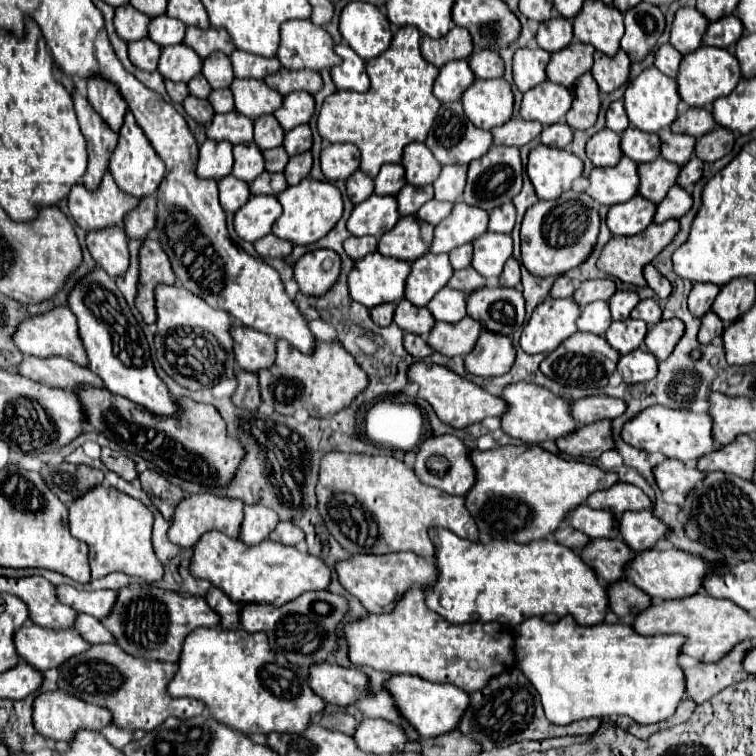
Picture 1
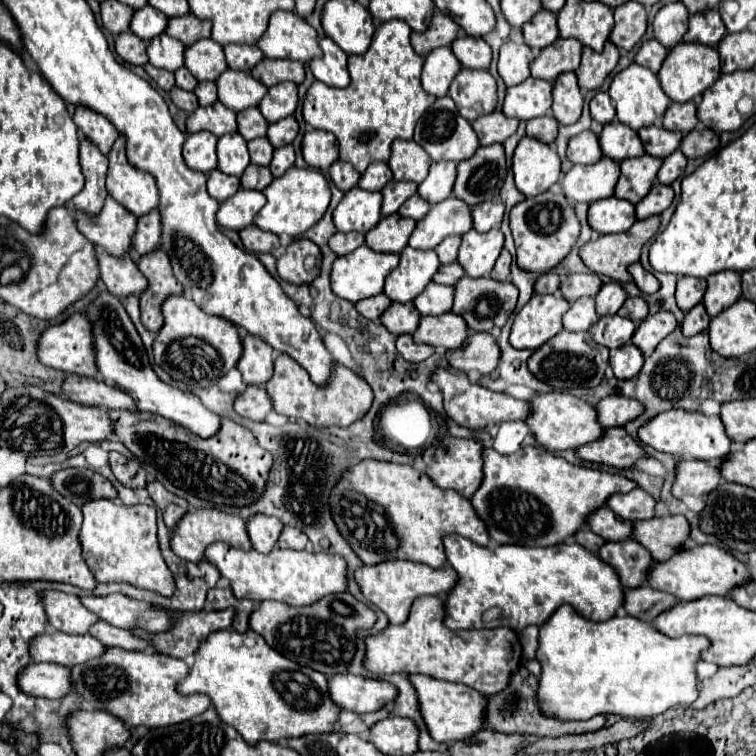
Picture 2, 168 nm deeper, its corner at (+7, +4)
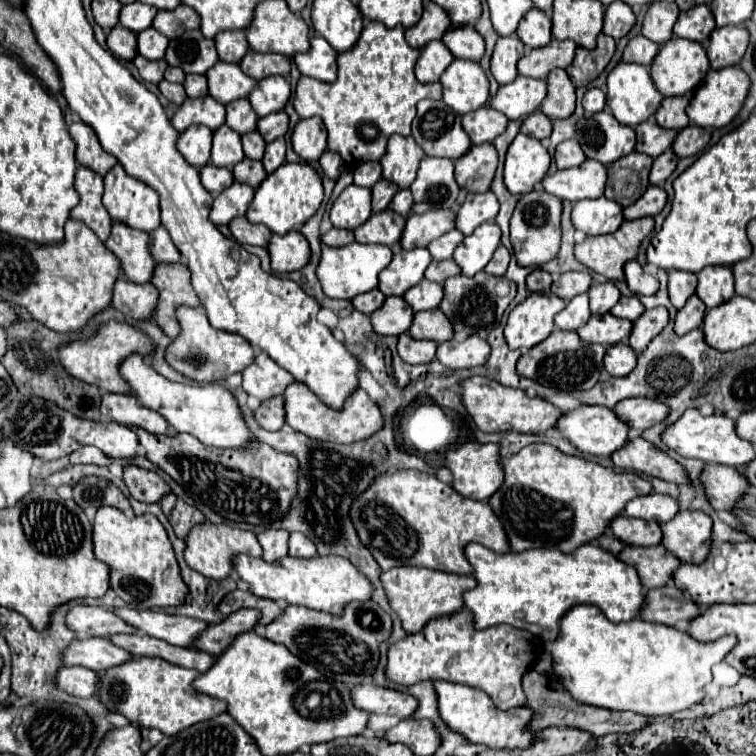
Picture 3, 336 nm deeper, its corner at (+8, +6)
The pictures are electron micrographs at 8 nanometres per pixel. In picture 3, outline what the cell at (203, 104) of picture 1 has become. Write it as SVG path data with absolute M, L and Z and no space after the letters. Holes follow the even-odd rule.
M161 81L159 83L159 89L161 93L175 105L183 105L185 99L187 99L187 93L185 93L185 87L183 85L177 85L177 83L169 83L169 81Z

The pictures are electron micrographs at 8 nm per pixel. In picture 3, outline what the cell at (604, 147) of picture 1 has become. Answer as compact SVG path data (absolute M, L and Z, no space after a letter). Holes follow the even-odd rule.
M567 139L557 145L555 161L557 161L559 169L569 169L569 167L581 165L583 161L587 161L587 157L585 157L581 145L577 145L577 139Z

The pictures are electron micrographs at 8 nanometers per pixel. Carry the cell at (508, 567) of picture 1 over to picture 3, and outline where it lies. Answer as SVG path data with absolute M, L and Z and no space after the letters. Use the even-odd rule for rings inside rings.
M467 543L465 557L473 567L473 577L477 579L477 587L471 591L465 591L463 601L465 601L465 607L473 613L473 625L477 625L477 629L507 623L517 629L525 629L525 631L541 637L543 641L551 641L553 637L557 637L559 619L573 605L579 605L579 603L597 605L609 621L619 623L619 621L635 619L637 611L641 609L641 603L643 603L643 593L641 593L641 583L639 583L637 571L595 543L585 543L585 545L577 547L577 551L573 551L573 553L563 553L557 549L529 549L529 551L521 551L521 553L513 553L513 551L493 553L491 549L487 549L479 543Z

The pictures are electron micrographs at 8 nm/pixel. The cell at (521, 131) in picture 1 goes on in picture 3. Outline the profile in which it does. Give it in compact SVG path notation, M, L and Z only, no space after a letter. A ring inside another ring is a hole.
M489 105L463 115L463 129L471 137L473 145L493 141L507 129L507 123L509 119Z

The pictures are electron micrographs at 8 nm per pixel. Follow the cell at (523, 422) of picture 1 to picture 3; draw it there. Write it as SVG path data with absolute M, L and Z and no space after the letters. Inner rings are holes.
M583 405L583 407L575 407L571 411L565 411L563 417L557 419L555 431L559 431L559 435L563 439L567 439L581 453L589 453L589 455L597 455L597 457L601 457L601 455L609 457L613 451L621 449L627 443L627 425L623 421L619 421L611 409L599 407L599 405Z

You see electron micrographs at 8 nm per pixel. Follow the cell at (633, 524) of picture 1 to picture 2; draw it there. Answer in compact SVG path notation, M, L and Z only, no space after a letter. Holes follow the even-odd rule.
M684 515L654 517L634 523L634 539L642 543L656 561L668 561L684 541L690 539L690 523Z

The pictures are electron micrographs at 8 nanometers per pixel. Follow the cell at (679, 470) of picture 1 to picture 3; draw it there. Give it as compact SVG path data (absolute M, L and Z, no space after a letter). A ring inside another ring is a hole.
M705 465L699 479L713 509L729 511L747 487L747 479L737 469L727 465Z

